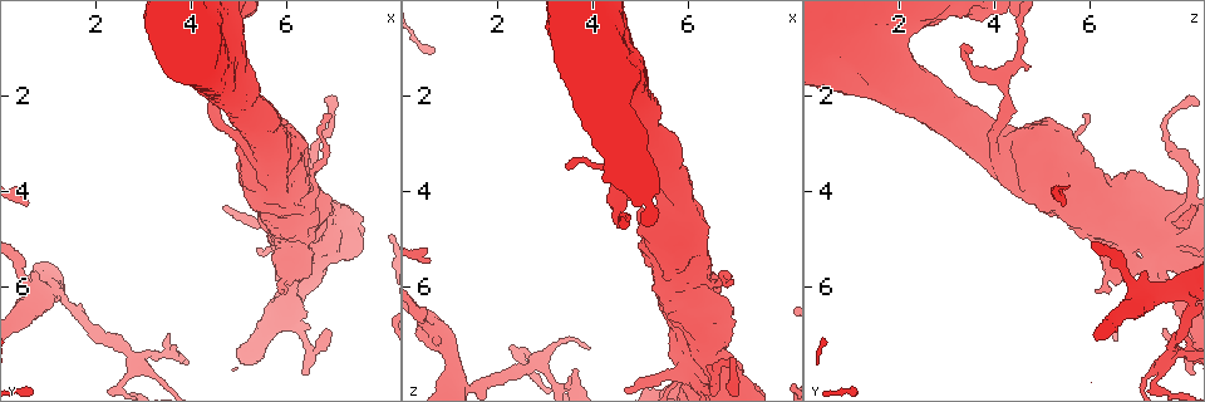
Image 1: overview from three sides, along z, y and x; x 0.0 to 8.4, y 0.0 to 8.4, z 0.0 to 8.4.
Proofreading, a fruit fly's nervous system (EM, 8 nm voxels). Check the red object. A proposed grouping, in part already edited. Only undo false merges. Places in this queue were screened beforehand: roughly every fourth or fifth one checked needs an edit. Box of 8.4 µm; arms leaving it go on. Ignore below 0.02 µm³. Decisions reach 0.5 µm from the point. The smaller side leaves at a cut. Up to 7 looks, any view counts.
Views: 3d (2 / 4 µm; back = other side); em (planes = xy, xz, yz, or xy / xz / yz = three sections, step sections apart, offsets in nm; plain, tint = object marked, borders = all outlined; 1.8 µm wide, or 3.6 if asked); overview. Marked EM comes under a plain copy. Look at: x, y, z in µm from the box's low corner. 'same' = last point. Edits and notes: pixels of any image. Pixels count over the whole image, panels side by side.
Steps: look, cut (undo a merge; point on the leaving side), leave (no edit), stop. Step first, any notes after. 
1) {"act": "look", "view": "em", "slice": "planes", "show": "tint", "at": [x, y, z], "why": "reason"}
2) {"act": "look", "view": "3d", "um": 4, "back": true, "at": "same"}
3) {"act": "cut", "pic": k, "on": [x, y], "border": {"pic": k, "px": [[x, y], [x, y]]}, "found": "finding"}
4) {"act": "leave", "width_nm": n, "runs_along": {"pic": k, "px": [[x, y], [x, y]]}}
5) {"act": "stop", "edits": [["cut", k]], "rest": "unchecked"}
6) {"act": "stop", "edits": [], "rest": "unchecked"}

{"act": "look", "view": "em", "um": 3.6, "slice": "xz", "step": 8, "show": "tint", "at": [2.75, 7.55, 7.65], "why": "sudden change in width"}

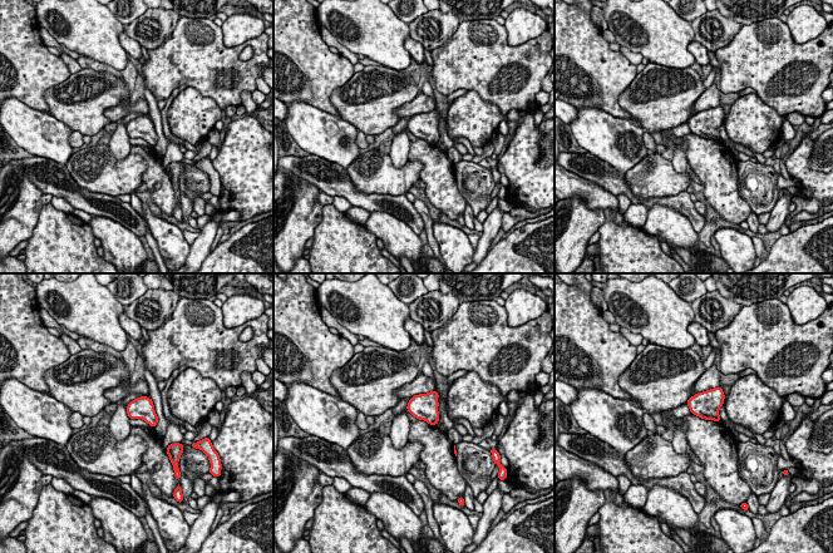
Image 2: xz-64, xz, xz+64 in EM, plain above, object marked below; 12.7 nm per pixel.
{"act": "leave", "found": "all the same cell"}

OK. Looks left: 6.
{"act": "look", "view": "3d", "um": 2, "at": [0.70, 6.15, 7.10], "why": "branch point"}

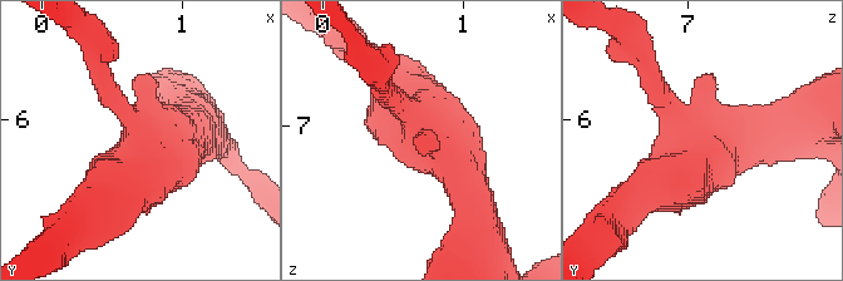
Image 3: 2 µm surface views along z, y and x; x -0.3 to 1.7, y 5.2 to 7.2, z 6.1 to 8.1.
{"act": "look", "view": "em", "slice": "planes", "show": "tint", "at": [0.76, 6.16, 7.10], "why": "shape alone is not enough"}

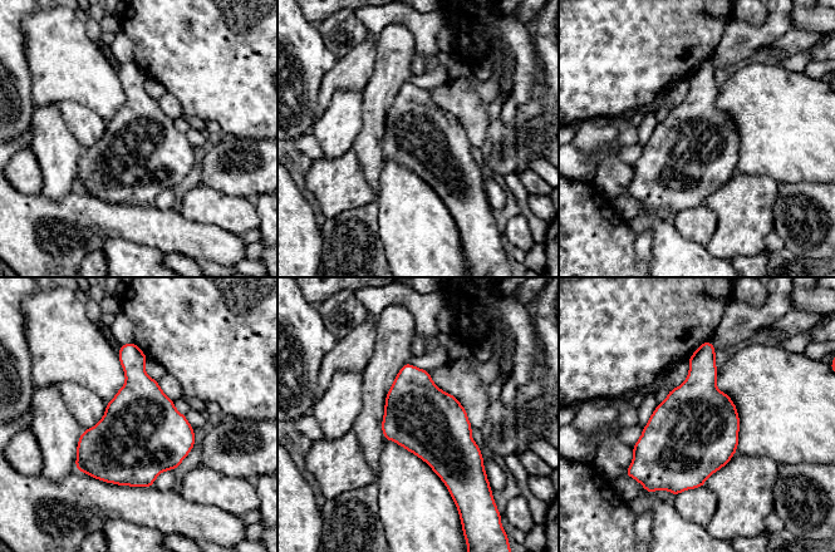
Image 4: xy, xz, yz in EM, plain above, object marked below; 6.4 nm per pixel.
{"act": "leave", "width_nm": 440, "found": "all the same cell"}

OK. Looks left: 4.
{"act": "look", "view": "3d", "um": 4, "back": true, "at": [5.35, 3.10, 4.05], "why": "sudden change in width"}

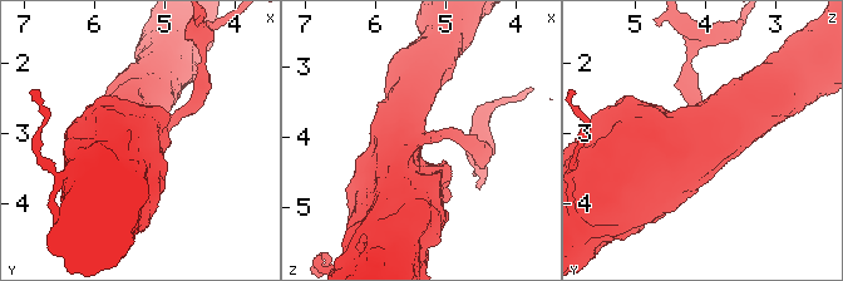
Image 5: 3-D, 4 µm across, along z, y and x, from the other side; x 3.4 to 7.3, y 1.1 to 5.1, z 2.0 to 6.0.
{"act": "look", "view": "em", "slice": "xz", "step": 8, "show": "tint", "at": "same", "why": "shape alone is not enough"}

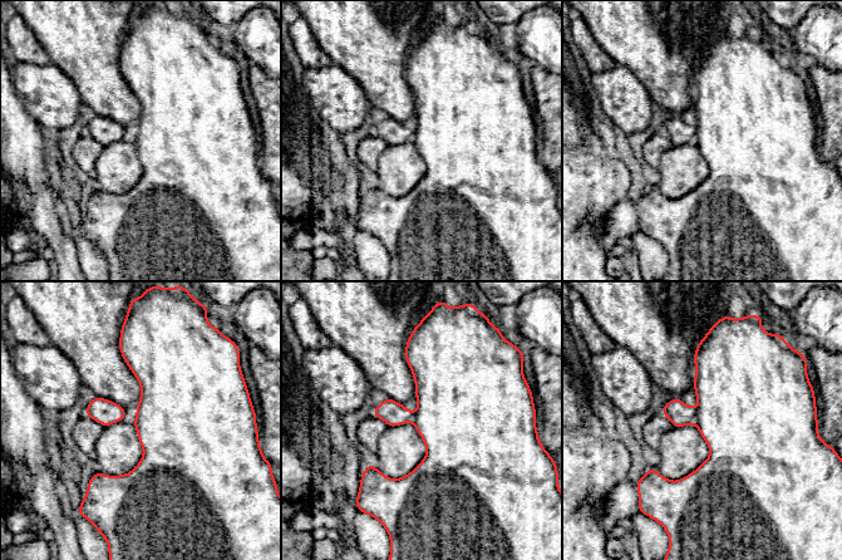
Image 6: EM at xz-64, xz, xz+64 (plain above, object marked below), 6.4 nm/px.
{"act": "cut", "pic": 6, "on": [680, 414], "border": {"pic": 6, "px": [[697, 408], [693, 423]]}, "found": "two cells meet here"}

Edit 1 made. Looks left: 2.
{"act": "stop", "edits": [["cut", 6]], "rest": "unchecked"}

